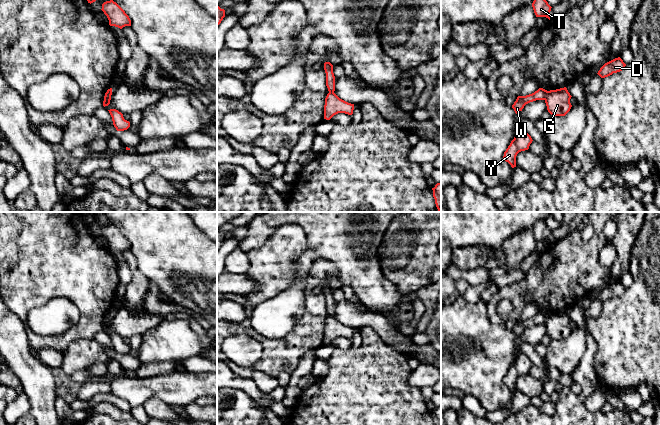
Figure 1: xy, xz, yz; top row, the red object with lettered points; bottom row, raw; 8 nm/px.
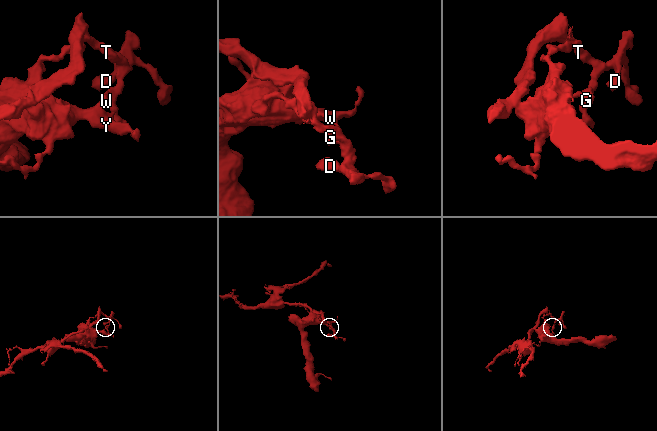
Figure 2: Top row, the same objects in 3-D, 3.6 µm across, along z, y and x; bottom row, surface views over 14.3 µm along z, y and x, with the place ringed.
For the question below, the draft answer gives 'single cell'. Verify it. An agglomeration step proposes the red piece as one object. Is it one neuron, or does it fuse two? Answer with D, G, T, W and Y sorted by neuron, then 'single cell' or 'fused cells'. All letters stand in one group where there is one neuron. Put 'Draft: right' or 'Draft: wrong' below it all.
groups D G T / W Y; fused cells
Draft: wrong

